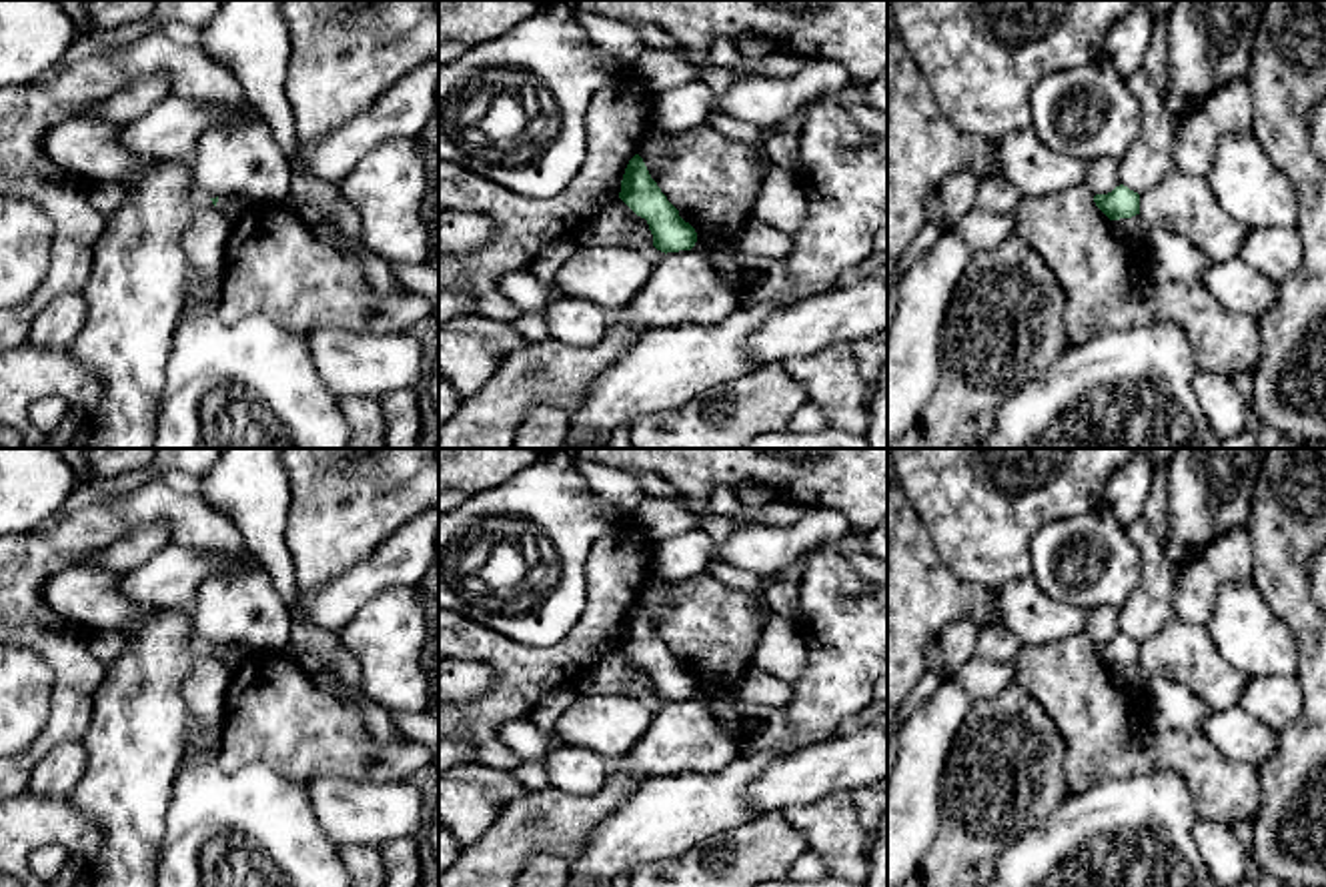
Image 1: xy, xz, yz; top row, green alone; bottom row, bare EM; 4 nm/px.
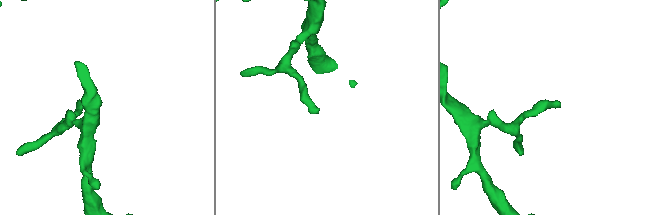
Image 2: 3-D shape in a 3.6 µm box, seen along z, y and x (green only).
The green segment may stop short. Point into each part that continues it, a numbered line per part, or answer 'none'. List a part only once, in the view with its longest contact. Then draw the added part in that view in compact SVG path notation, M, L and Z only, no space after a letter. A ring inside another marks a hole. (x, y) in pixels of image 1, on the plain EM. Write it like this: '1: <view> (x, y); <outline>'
none

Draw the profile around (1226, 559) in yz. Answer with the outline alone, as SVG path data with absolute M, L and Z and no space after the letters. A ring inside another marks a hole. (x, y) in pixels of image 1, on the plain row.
M1232 529L1206 545L1174 573L1174 617L1206 627L1218 591L1250 579L1252 543L1246 529Z

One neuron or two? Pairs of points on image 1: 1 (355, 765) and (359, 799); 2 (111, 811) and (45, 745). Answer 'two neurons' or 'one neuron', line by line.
1: two neurons
2: two neurons

